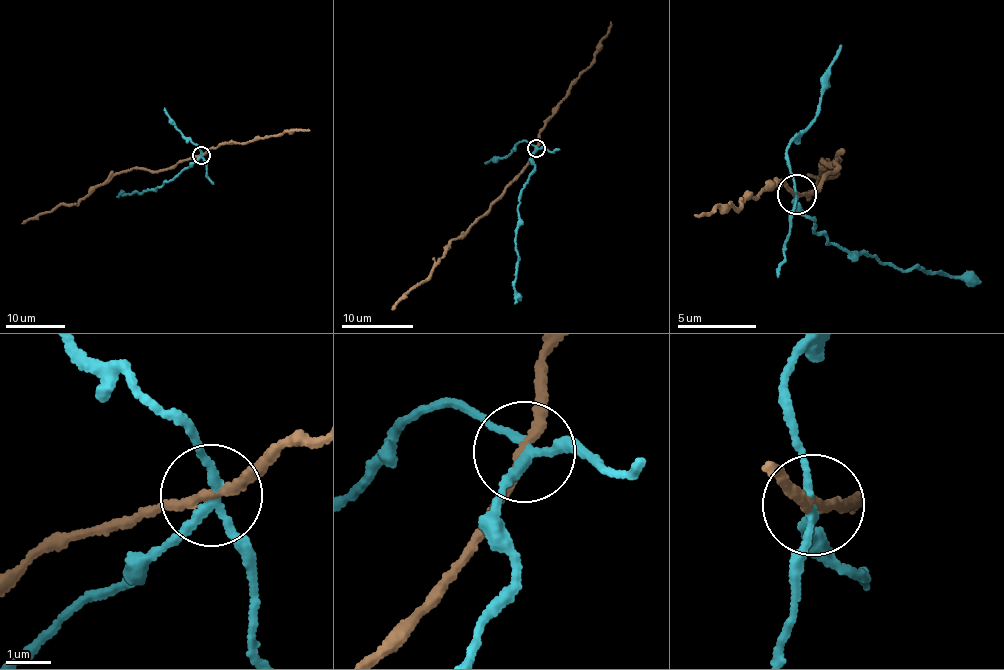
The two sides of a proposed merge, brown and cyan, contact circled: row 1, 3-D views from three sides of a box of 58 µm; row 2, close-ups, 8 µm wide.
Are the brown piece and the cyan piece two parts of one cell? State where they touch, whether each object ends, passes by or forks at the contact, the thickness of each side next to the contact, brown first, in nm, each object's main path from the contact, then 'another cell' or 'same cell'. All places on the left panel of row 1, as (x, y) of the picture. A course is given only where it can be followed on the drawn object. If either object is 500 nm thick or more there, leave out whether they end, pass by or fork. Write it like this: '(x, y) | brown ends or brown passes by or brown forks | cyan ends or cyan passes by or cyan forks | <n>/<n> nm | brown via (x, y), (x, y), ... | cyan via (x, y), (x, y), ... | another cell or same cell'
(201, 155) | brown passes by | cyan forks | 190/160 nm | brown via (201, 155), (155, 171), (134, 168), (107, 178), (78, 203), (37, 214), (21, 223) | cyan via (201, 155), (159, 186), (116, 196) | another cell

